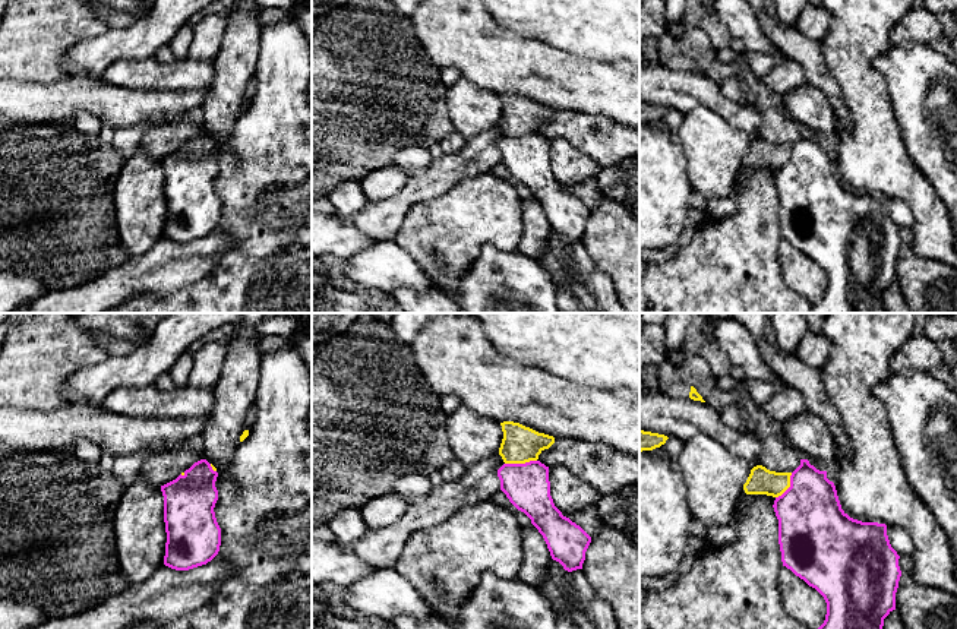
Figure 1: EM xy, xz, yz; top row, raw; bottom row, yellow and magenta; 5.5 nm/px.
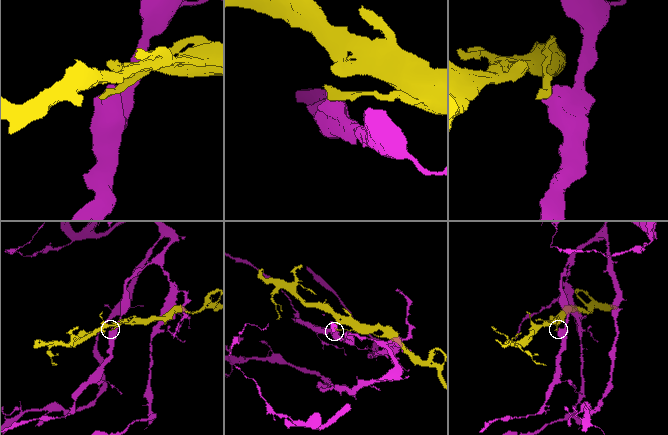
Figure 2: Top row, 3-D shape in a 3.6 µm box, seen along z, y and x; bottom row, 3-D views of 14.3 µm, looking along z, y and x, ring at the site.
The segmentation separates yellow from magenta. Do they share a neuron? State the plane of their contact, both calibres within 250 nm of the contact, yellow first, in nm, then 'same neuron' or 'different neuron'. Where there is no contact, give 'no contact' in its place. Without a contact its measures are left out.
xz | 200/240 nm | same neuron

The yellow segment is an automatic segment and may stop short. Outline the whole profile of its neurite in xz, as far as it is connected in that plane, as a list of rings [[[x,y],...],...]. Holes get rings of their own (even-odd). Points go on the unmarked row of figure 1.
[[[514,94],[500,98],[503,111],[499,127],[505,135],[498,142],[500,162],[531,192],[553,233],[568,244],[582,241],[591,209],[555,178],[549,139],[538,133],[538,127],[555,116],[555,110]]]

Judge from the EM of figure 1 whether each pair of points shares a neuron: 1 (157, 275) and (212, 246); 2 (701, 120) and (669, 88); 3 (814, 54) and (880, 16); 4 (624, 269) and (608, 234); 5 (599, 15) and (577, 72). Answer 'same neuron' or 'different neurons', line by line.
1: same neuron
2: different neurons
3: different neurons
4: same neuron
5: different neurons

